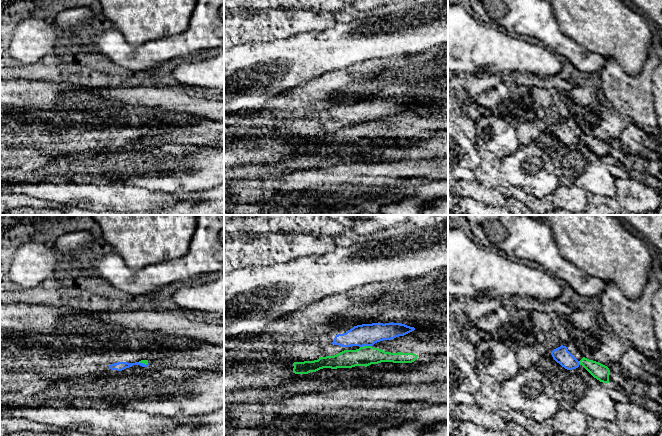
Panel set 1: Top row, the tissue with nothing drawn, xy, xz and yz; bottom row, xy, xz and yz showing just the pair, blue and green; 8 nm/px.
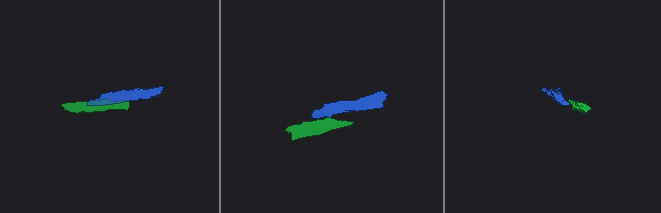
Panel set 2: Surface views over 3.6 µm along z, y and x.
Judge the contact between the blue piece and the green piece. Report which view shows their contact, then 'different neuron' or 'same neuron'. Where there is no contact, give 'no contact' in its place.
xz | different neuron

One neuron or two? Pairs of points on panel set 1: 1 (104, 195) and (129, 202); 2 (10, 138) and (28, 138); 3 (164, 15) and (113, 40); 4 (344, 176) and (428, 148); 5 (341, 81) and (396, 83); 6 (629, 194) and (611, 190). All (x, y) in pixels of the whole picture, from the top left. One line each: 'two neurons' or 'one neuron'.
1: one neuron
2: one neuron
3: two neurons
4: two neurons
5: one neuron
6: two neurons

